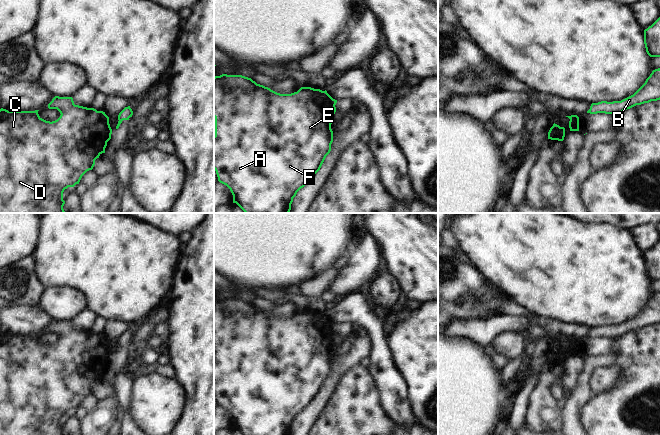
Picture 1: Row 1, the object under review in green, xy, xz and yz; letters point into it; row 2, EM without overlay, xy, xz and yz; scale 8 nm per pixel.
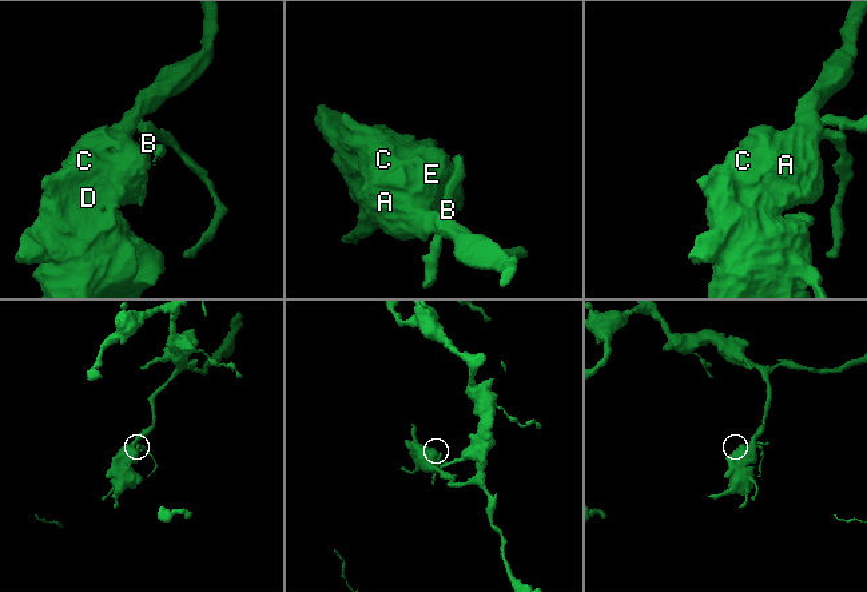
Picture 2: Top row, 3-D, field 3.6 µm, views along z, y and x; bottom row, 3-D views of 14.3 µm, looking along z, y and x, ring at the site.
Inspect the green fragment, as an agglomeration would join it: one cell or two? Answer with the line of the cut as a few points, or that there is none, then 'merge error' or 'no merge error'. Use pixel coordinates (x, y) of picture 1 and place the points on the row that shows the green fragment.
cut yz (549, 131), (555, 131), (563, 138); merge error

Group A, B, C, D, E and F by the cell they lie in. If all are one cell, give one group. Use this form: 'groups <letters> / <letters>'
groups A C D E F / B

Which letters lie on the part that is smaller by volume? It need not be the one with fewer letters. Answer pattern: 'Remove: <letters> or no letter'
Remove: B

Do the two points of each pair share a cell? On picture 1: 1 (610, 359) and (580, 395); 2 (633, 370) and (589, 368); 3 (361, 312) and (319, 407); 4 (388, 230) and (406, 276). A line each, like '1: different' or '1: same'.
1: same
2: different
3: different
4: same

